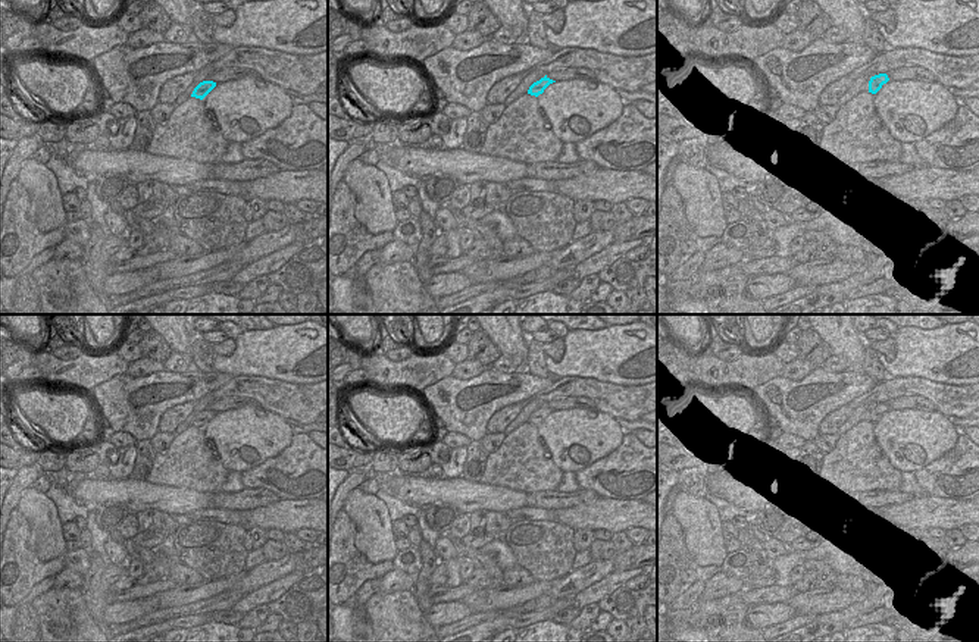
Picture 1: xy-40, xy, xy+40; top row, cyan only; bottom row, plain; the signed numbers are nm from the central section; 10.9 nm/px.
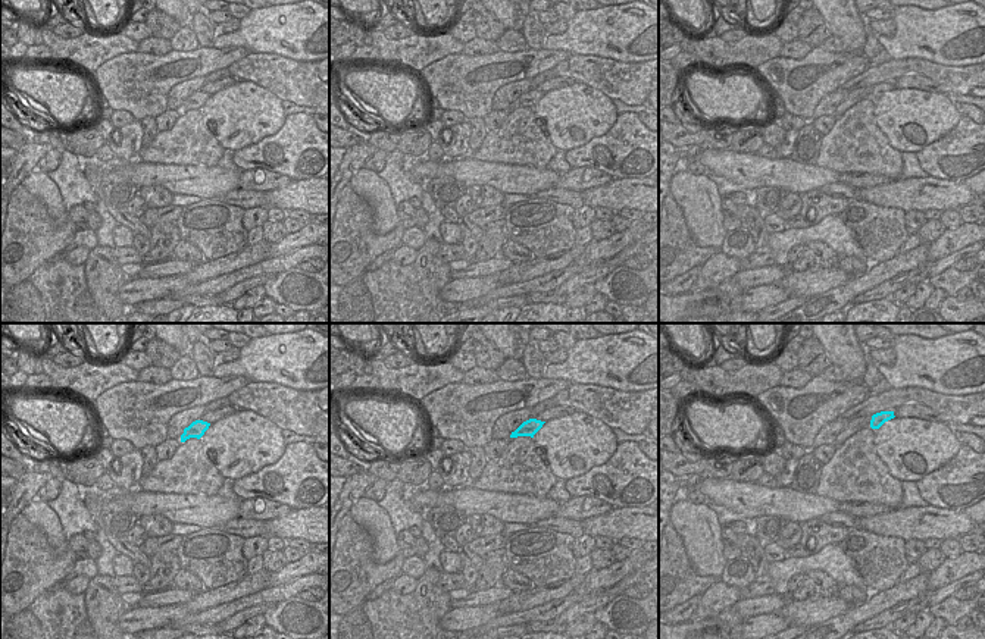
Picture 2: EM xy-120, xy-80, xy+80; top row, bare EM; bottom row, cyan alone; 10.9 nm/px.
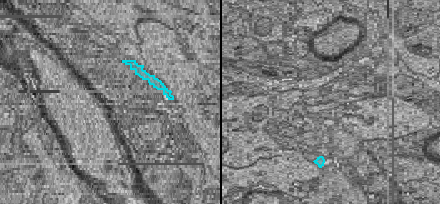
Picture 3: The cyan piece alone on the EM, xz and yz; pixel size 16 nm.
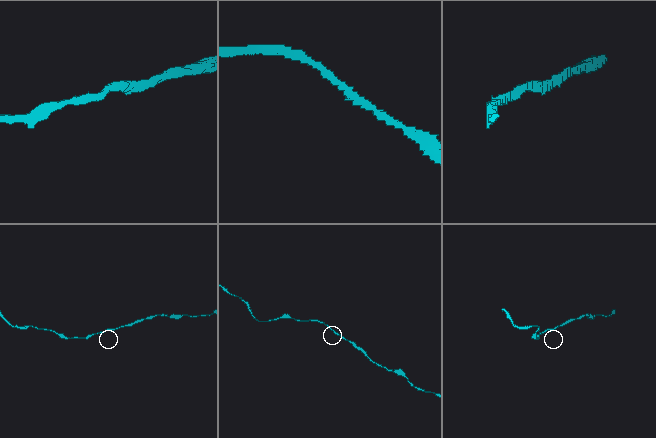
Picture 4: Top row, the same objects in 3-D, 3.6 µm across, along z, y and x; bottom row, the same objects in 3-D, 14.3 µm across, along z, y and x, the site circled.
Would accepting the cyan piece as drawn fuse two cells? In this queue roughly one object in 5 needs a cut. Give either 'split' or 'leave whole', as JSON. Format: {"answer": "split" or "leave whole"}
{"answer": "leave whole"}

